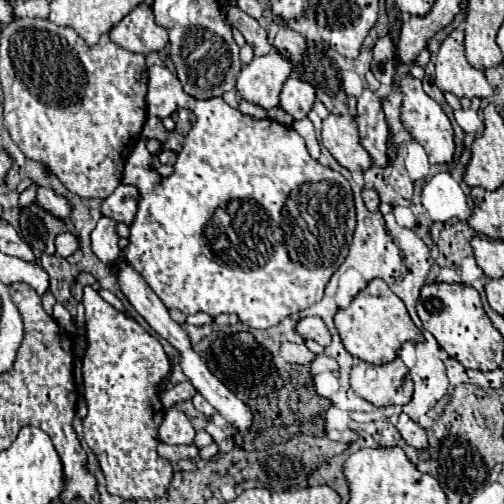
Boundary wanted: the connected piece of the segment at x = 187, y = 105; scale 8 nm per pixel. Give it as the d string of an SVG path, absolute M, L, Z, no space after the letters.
M149 67L149 111L165 109L165 111L177 111L177 109L191 109L197 117L197 123L191 127L189 135L185 137L185 145L181 153L177 155L175 171L169 177L161 177L157 171L153 171L153 155L145 147L145 139L139 139L135 145L133 153L129 155L123 171L123 183L133 185L139 191L139 205L137 205L137 215L133 223L129 225L131 235L129 235L129 245L123 249L125 261L145 279L145 283L155 291L155 295L165 303L169 311L181 311L185 315L195 315L195 313L207 313L211 317L221 315L221 313L235 313L239 321L247 327L253 329L269 329L277 323L281 323L285 317L299 313L313 303L321 301L325 285L329 283L333 271L345 261L347 249L351 245L351 237L355 231L355 207L353 207L353 193L347 183L347 179L329 169L319 165L305 147L305 141L293 131L293 127L285 127L273 119L263 119L257 121L249 115L243 115L239 109L229 107L221 97L219 99L207 99L207 101L197 101L187 95L179 83L179 79L167 69L167 67Z

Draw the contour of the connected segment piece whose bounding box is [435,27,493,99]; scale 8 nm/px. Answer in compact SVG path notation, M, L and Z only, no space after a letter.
M457 27L439 47L435 63L435 85L457 97L493 97L493 89L485 79L485 71L475 69L465 59L463 29Z

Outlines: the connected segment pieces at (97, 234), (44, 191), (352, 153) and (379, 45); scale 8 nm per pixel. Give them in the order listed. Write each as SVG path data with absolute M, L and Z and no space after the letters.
M101 217L99 223L97 223L97 227L91 233L91 249L97 255L97 259L105 267L109 267L111 273L117 271L117 263L121 259L121 249L117 245L119 237L115 233L115 225L117 223L113 219Z
M39 187L37 189L37 203L45 211L53 213L59 219L67 219L71 215L71 209L73 209L71 201L67 197L63 197L63 195L55 193L51 187Z
M331 113L323 119L321 143L335 157L335 161L349 171L365 171L373 163L369 153L359 145L357 123L351 115Z
M379 37L375 41L371 71L383 87L391 87L395 75L395 47L391 37Z

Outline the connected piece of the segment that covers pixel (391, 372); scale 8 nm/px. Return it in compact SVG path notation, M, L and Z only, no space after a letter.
M399 357L383 365L371 365L361 359L355 361L351 367L351 387L359 397L377 407L405 405L413 393L409 369Z

